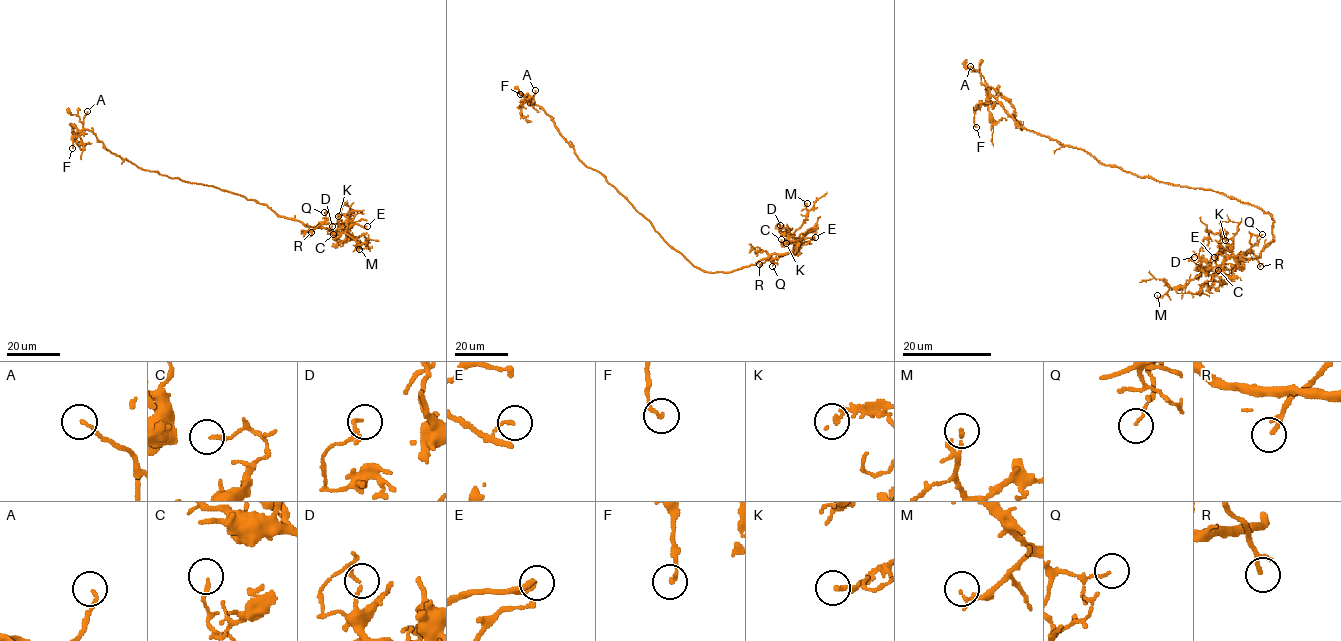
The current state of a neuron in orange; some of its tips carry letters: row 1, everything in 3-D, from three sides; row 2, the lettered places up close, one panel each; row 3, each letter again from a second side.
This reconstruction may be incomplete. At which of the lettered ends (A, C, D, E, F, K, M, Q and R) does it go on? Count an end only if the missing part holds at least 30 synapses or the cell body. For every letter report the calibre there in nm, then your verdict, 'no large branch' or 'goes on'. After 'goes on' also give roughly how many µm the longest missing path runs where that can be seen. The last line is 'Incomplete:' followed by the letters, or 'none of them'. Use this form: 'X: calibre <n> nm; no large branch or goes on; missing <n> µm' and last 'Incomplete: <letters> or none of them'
A: calibre 130 nm; no large branch
C: calibre 140 nm; no large branch
D: calibre 130 nm; no large branch
E: calibre 120 nm; goes on; missing 60 µm
F: calibre 160 nm; no large branch
K: calibre 140 nm; no large branch
M: calibre 130 nm; no large branch
Q: calibre 100 nm; no large branch
R: calibre 120 nm; no large branch
Incomplete: E

